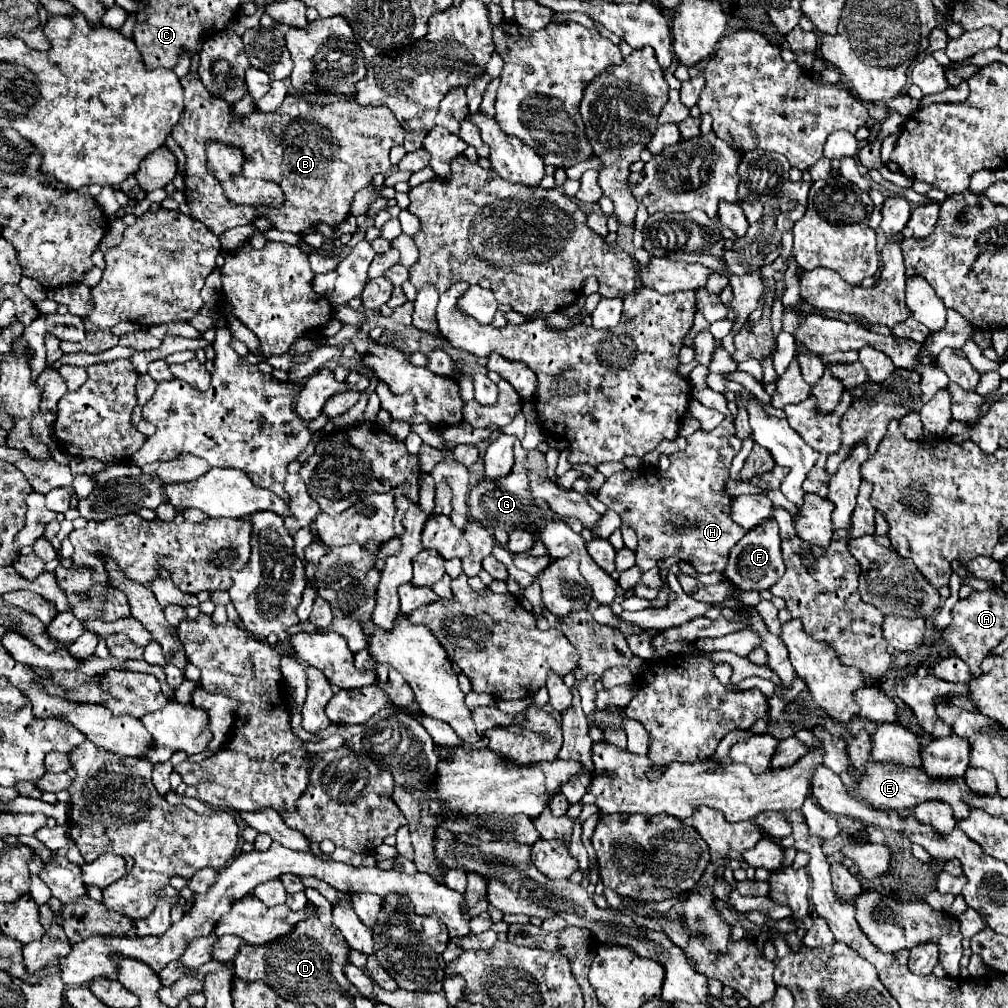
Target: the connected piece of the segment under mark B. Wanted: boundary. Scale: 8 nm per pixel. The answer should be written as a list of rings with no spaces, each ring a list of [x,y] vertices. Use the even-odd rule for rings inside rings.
[[[189,73],[181,79],[181,85],[185,89],[185,109],[171,135],[187,155],[185,197],[191,207],[191,217],[205,223],[215,235],[239,225],[249,225],[259,217],[269,217],[279,231],[299,235],[319,223],[337,227],[349,217],[353,195],[367,187],[369,181],[373,181],[373,175],[385,175],[391,169],[389,149],[403,143],[403,129],[391,109],[361,107],[355,99],[319,105],[319,123],[305,119],[305,113],[311,111],[303,111],[305,99],[309,99],[303,95],[289,95],[283,113],[253,111],[239,121],[231,121],[231,105],[213,97],[205,85],[201,85],[197,75]],[[289,99],[295,103],[291,105]],[[209,141],[237,145],[245,155],[241,175],[277,183],[285,193],[285,205],[281,205],[281,209],[251,209],[251,205],[233,205],[225,197],[217,177],[213,177],[205,165],[205,145],[209,145]]]

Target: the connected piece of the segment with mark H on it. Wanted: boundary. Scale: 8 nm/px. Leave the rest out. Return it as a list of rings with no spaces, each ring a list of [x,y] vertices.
[[[727,413],[727,417],[713,429],[713,431],[695,431],[687,437],[687,449],[675,451],[671,459],[671,467],[667,473],[661,471],[641,471],[641,469],[629,469],[613,473],[601,489],[597,491],[597,499],[603,501],[611,511],[621,515],[621,521],[637,531],[639,537],[639,549],[637,549],[637,567],[641,571],[649,571],[659,559],[667,559],[671,555],[691,563],[701,573],[711,571],[723,571],[727,565],[727,555],[731,547],[745,535],[741,527],[737,527],[729,517],[731,497],[725,495],[723,487],[729,477],[729,467],[733,457],[739,453],[741,441],[733,433],[733,417]]]

